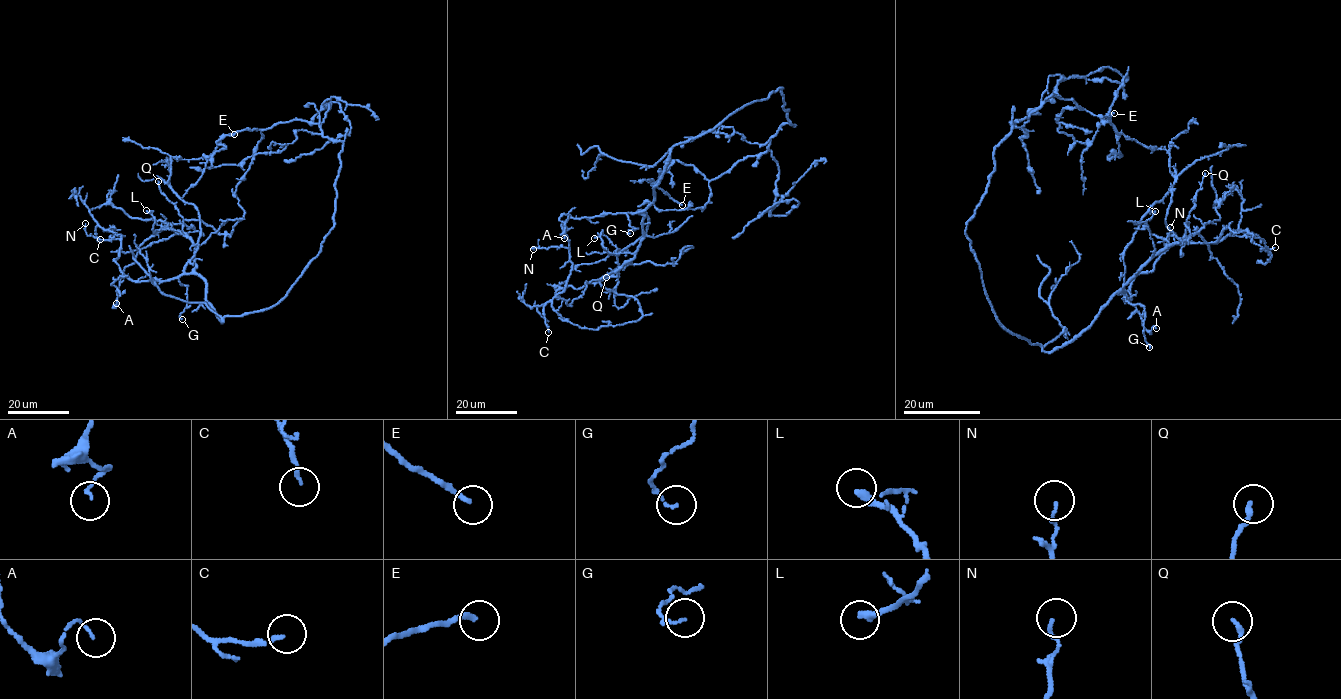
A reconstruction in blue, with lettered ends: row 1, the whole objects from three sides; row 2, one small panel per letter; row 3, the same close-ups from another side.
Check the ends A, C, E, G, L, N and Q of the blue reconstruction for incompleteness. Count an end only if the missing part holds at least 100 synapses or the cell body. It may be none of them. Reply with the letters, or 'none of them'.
none of them

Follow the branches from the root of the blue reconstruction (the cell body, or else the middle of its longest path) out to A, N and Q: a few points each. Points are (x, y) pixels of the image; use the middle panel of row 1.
A: (736, 110), (672, 147), (654, 200), (644, 210), (580, 218), (563, 214), (564, 238)
N: (736, 110), (672, 147), (654, 200), (644, 210), (568, 218), (562, 224), (568, 248), (533, 249)
Q: (736, 110), (672, 147), (654, 200), (642, 212), (644, 237), (635, 255), (606, 277)

